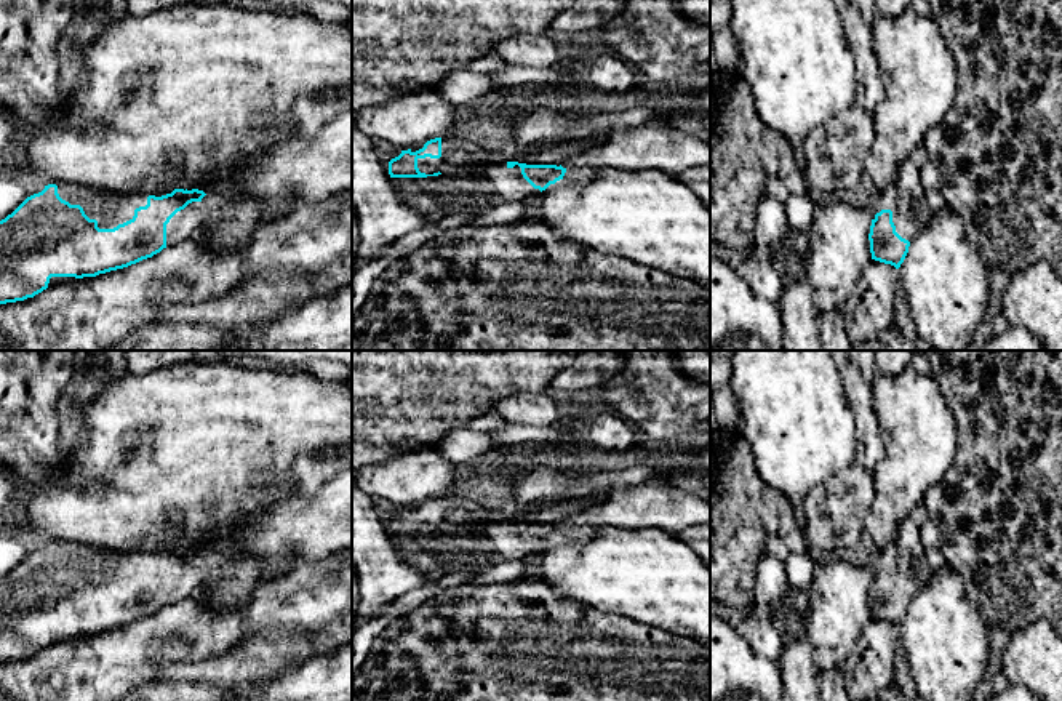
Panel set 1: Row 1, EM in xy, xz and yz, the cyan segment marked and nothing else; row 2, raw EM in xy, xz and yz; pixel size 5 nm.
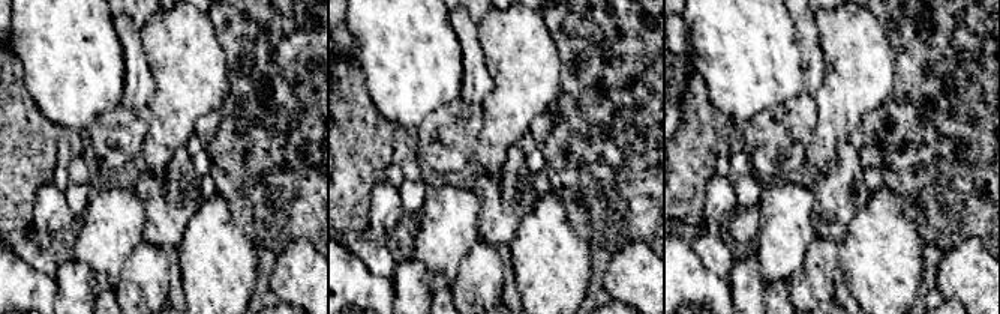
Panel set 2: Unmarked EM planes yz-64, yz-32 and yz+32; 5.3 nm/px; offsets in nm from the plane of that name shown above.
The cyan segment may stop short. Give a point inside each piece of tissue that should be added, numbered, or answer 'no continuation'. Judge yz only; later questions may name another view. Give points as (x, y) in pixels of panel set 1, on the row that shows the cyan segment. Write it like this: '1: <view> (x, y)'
1: yz (906, 199)

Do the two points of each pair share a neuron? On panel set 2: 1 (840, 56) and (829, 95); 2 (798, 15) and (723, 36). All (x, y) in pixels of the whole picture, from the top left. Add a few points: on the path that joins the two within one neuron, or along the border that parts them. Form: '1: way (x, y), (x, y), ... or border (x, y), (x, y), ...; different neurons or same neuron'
1: way (840, 65), (838, 86); same neuron
2: border (789, 15), (799, 51); different neurons

